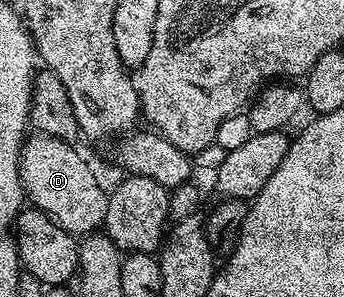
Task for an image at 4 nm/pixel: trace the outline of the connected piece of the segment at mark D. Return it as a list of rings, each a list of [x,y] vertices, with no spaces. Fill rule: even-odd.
[[[30,134],[21,146],[21,186],[24,187],[28,202],[32,206],[46,211],[70,235],[84,237],[96,232],[104,224],[109,196],[106,188],[101,188],[101,183],[97,180],[96,173],[89,168],[88,161],[75,148],[73,143],[65,143],[50,135]]]

